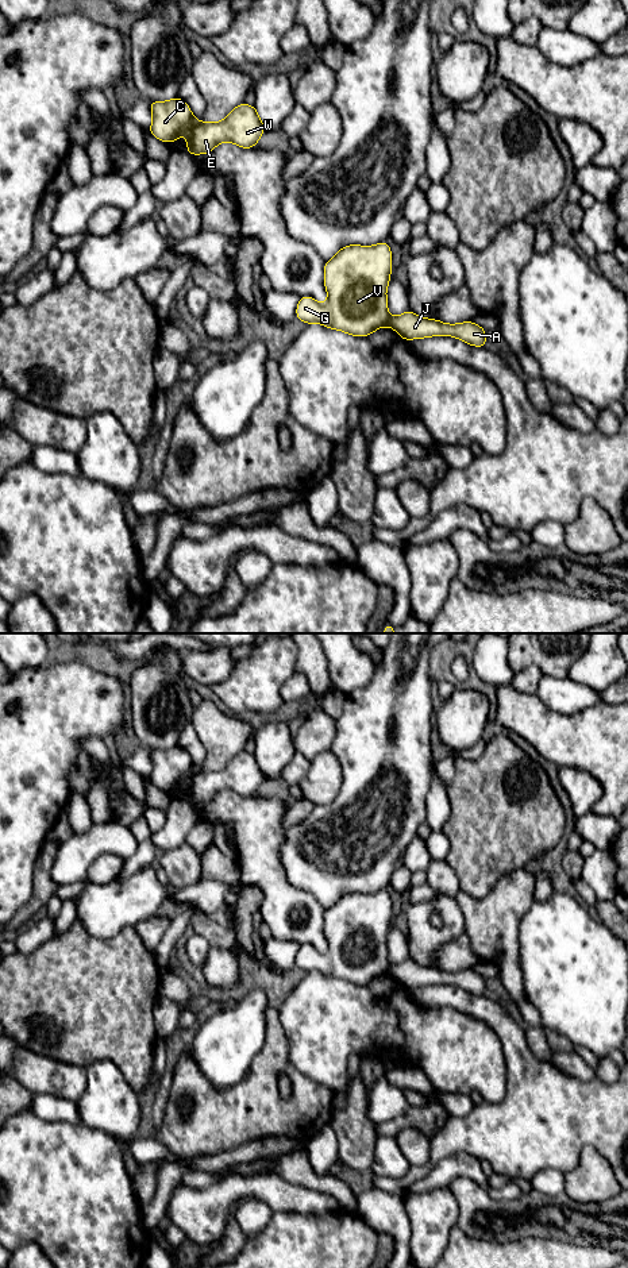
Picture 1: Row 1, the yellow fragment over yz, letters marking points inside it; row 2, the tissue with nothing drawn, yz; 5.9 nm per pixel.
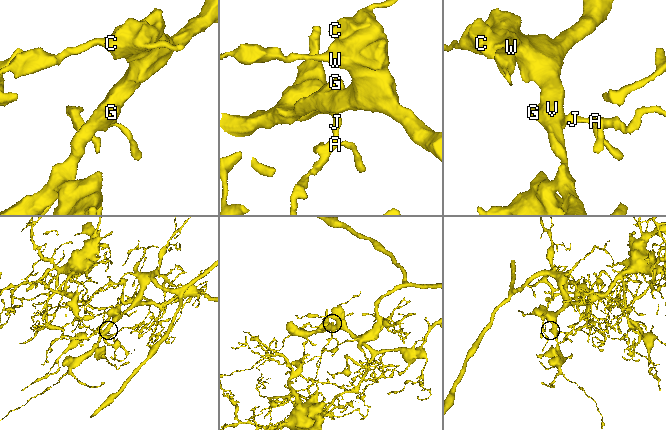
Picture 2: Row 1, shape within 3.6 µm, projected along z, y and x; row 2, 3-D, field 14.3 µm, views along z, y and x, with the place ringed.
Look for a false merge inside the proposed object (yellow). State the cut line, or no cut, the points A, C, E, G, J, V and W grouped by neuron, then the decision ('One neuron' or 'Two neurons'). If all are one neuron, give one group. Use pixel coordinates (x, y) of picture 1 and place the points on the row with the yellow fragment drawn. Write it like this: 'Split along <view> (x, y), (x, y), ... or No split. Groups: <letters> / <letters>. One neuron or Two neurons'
Split along yz (392, 318), (389, 326). Groups: A J / C E G V W. Two neurons

